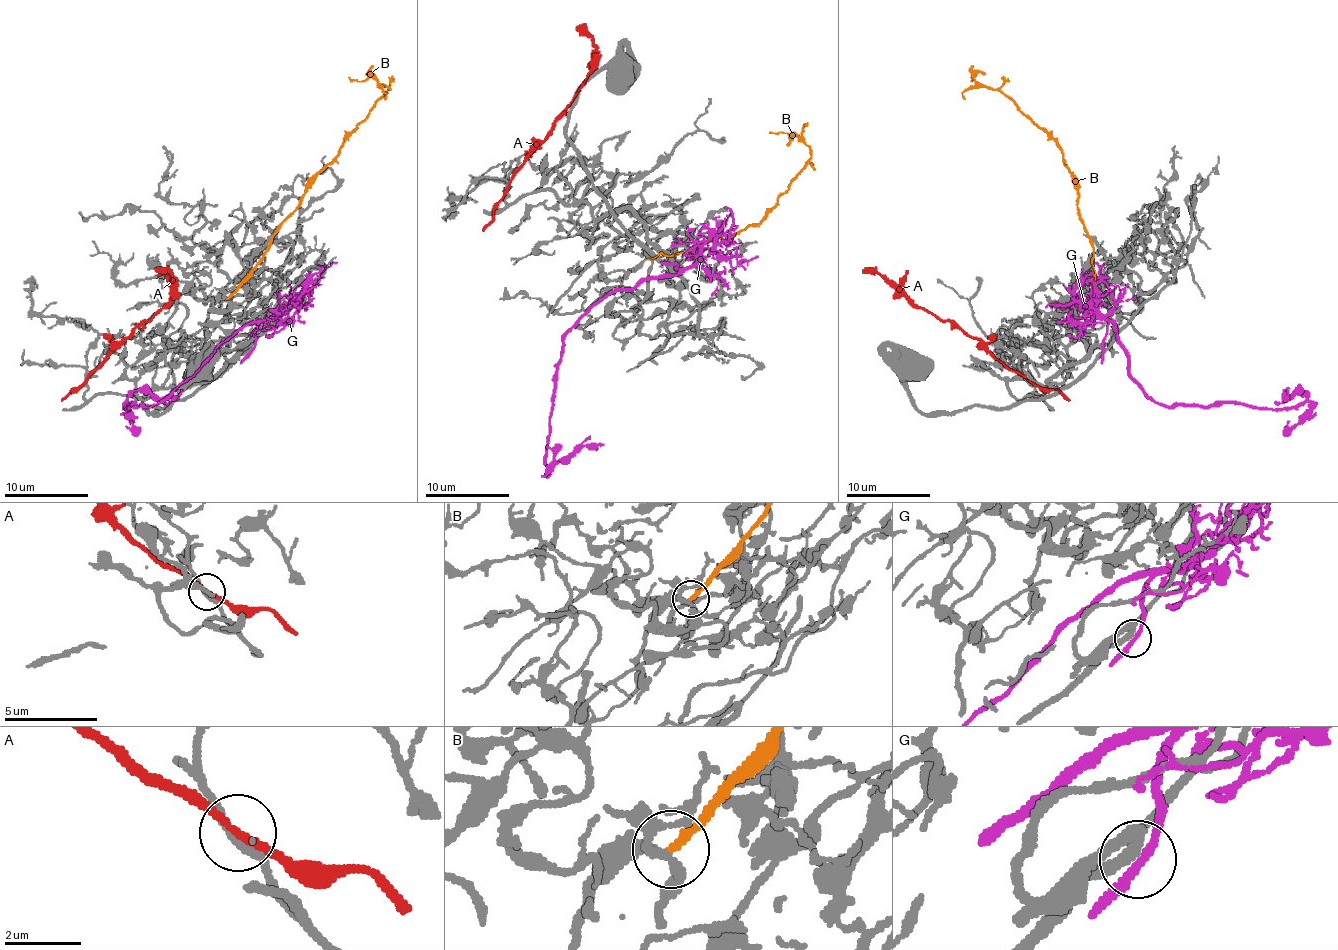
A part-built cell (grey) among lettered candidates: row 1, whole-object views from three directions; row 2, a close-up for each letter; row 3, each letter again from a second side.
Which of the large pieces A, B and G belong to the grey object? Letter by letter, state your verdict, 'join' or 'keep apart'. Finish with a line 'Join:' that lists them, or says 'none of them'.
A: keep apart
B: keep apart
G: keep apart
Join: none of them

